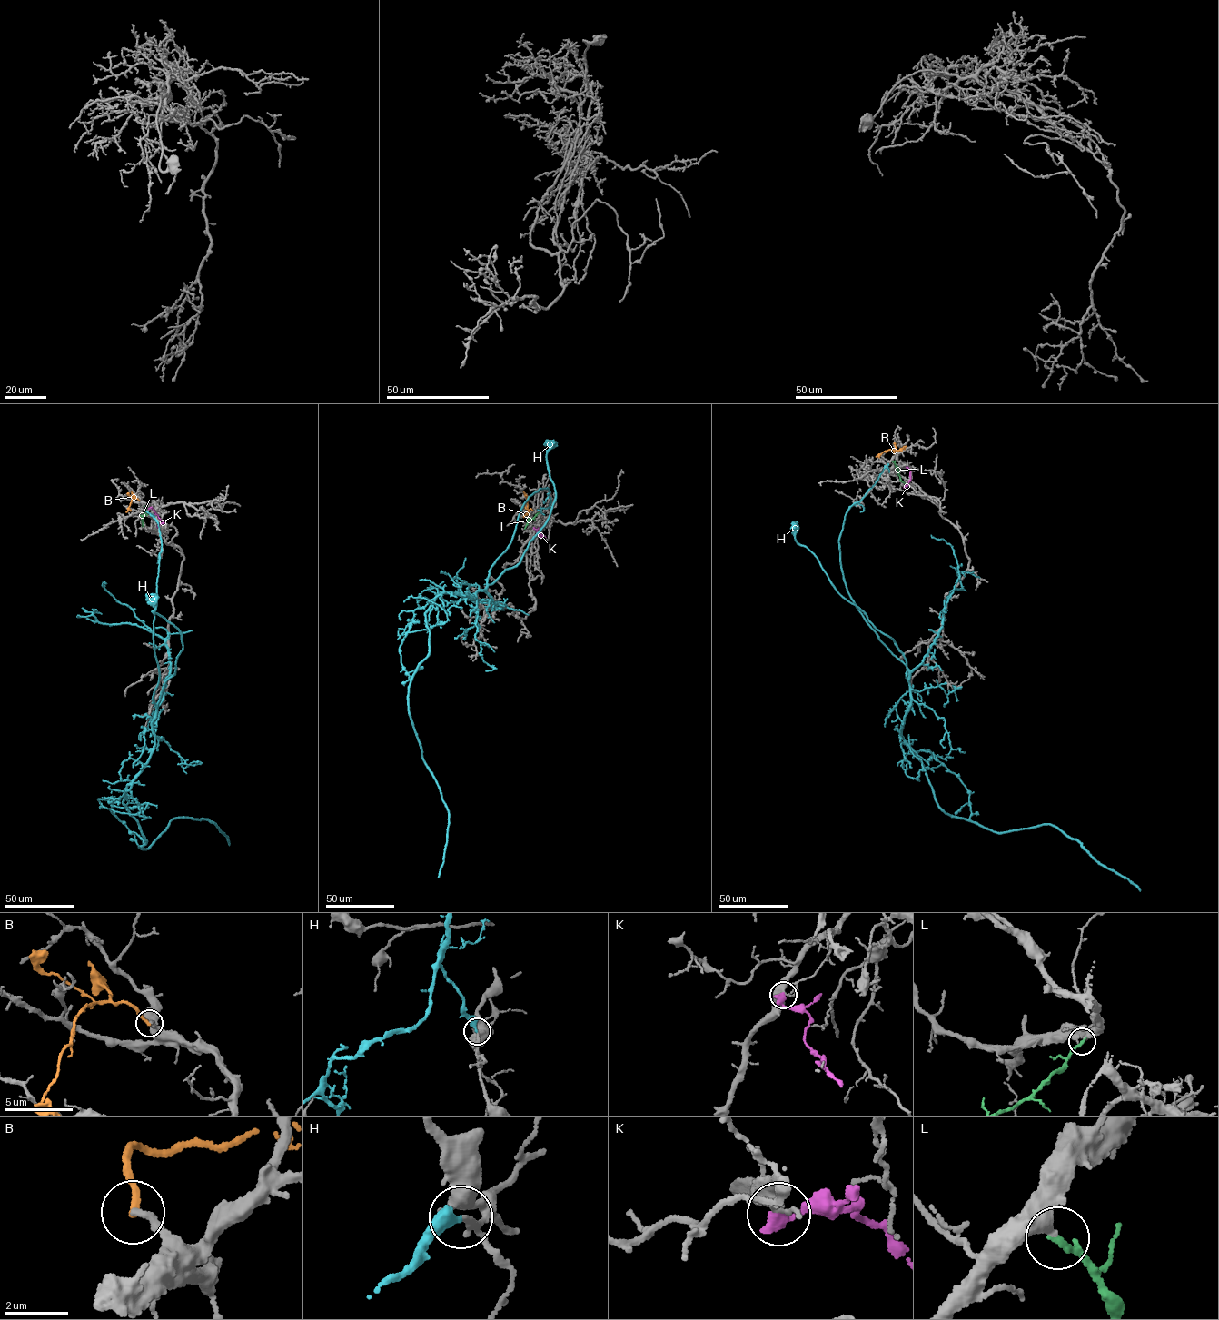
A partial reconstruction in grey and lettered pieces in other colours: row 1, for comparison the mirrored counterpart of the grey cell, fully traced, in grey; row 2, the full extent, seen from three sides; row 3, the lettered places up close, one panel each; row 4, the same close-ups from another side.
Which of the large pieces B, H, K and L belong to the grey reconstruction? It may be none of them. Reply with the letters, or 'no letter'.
L

